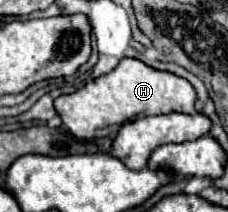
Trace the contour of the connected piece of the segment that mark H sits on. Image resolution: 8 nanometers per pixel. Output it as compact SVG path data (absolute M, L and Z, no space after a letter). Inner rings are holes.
M122 59L118 67L72 95L60 95L54 101L62 123L68 131L78 139L96 139L96 131L124 125L144 115L160 115L160 113L196 113L196 89L182 77L170 71L158 71L140 59Z

